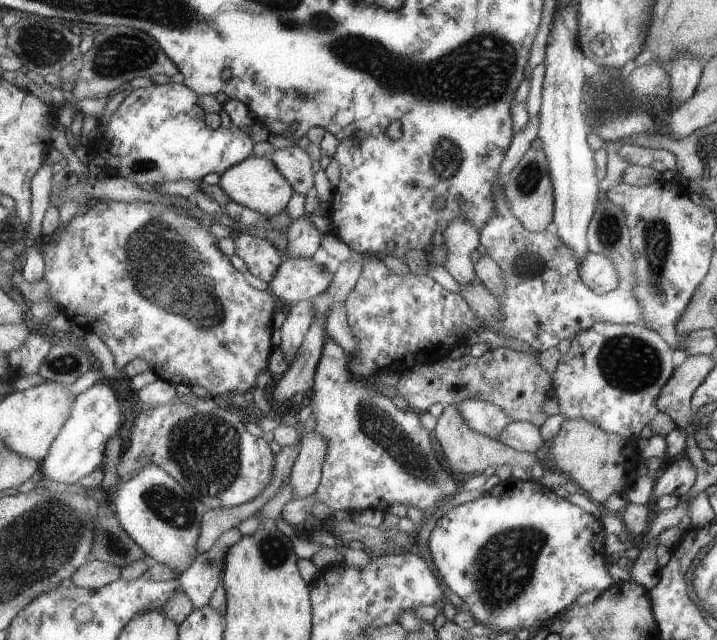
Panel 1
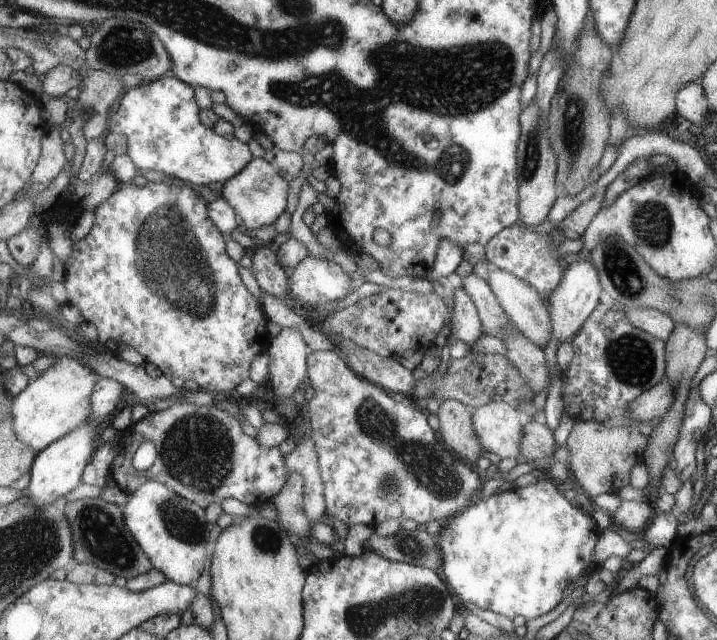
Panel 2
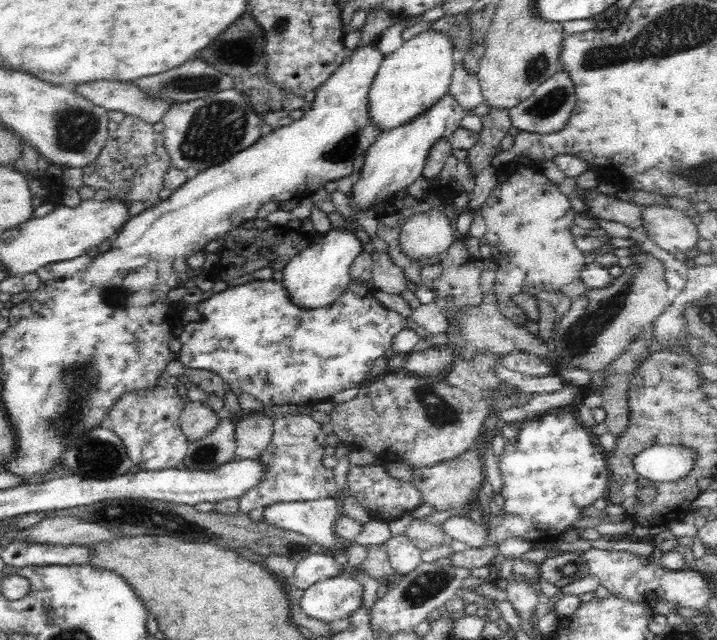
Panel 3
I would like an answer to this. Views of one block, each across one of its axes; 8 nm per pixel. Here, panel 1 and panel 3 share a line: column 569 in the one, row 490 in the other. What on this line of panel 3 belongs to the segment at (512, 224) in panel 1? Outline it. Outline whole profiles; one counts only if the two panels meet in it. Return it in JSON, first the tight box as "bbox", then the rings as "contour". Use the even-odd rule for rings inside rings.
{"bbox":[240,416,340,514],"contour":[[[282,416],[274,418],[274,438],[264,454],[258,458],[266,474],[256,482],[252,490],[240,496],[240,512],[248,514],[250,510],[264,510],[272,504],[282,502],[308,502],[308,500],[324,500],[324,498],[340,498],[338,484],[334,480],[334,472],[322,464],[326,456],[326,434],[320,430],[322,424],[314,420],[314,416]]]}

